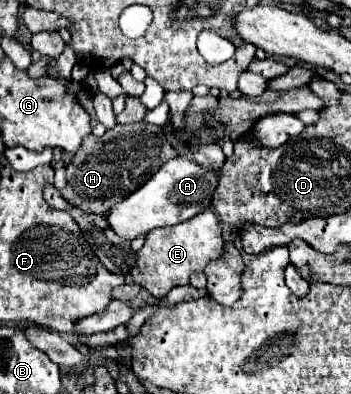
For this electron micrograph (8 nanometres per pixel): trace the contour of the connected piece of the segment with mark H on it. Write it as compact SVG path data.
M149 123L115 125L113 129L107 129L103 137L85 137L81 151L77 151L73 161L67 165L67 187L61 195L87 213L105 215L113 205L141 187L157 167L173 157L177 157L177 151L161 127Z

